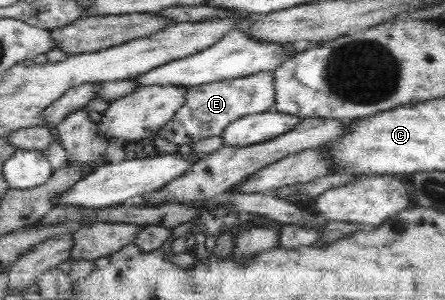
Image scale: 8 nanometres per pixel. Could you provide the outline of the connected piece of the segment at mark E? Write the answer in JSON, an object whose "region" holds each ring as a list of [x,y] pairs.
{"region":[[[259,71],[249,76],[191,87],[184,94],[183,104],[176,110],[175,116],[162,126],[158,136],[167,139],[171,144],[192,146],[203,138],[221,136],[226,126],[234,120],[273,110],[274,82],[272,78],[272,72]]]}

